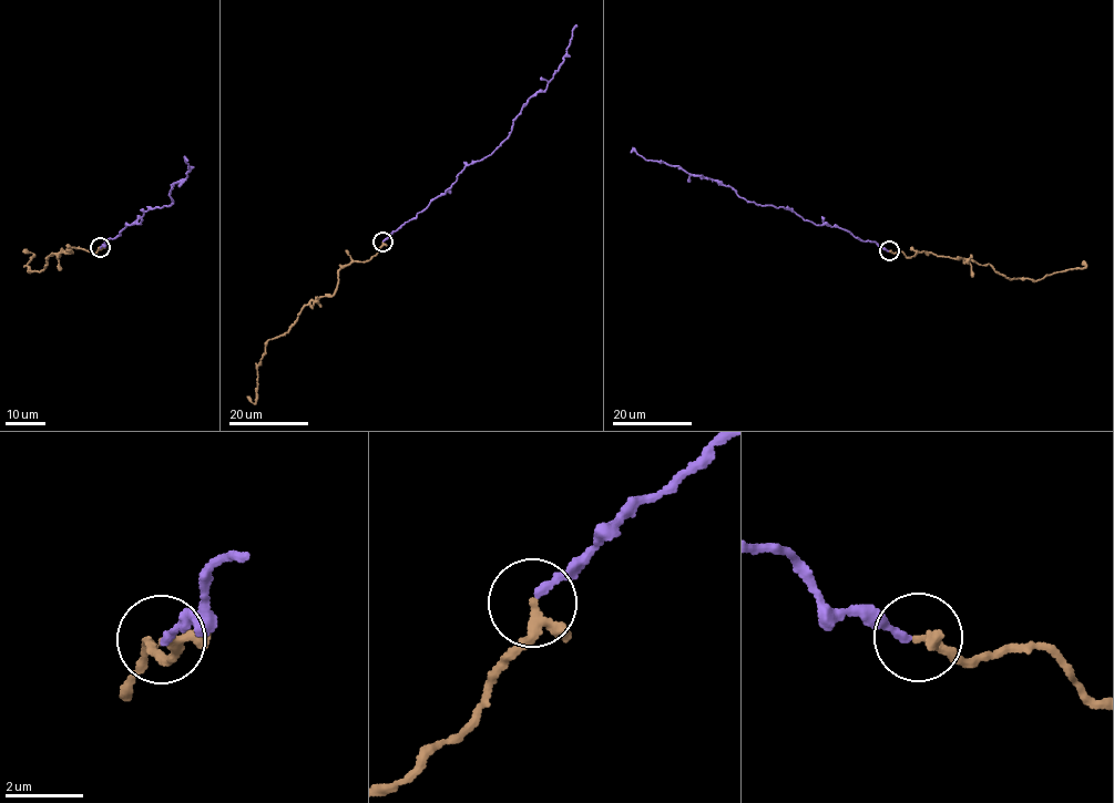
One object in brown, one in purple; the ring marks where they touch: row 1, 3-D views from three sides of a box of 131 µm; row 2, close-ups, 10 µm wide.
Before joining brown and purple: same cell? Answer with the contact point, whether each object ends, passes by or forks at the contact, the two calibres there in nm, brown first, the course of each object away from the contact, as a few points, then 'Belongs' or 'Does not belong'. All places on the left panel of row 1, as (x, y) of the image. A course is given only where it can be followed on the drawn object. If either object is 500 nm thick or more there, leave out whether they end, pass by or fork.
Place: (100, 247). At the ring brown passes by. At the ring purple ends. Thickness 200 nm (brown) against 180 nm. Course of brown: (100, 247), (96, 253), (70, 247), (73, 251), (51, 253), (40, 271), (29, 270), (34, 256), (22, 250). Course of purple: (101, 247), (126, 225), (140, 224), (144, 212), (170, 206), (171, 188), (185, 179), (187, 162). Belongs

